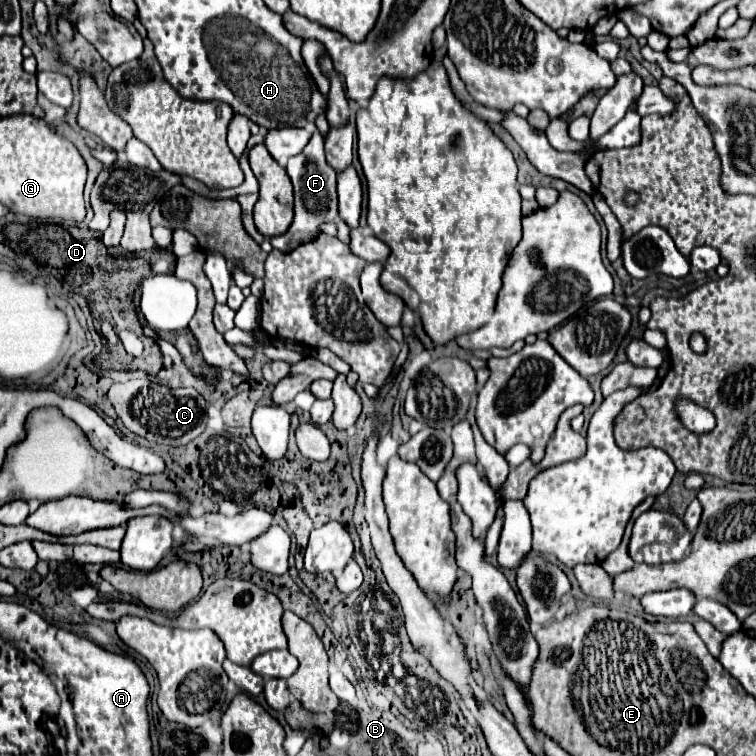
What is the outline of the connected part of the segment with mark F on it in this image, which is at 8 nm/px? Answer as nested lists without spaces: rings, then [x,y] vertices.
[[[318,130],[314,132],[312,142],[302,150],[302,154],[298,154],[298,156],[288,160],[286,172],[288,172],[292,184],[294,184],[294,196],[296,196],[296,202],[294,202],[294,222],[288,228],[286,234],[270,238],[270,244],[276,250],[282,250],[282,252],[290,252],[290,250],[294,250],[300,244],[314,240],[318,236],[322,224],[334,222],[338,218],[336,172],[326,164],[324,142],[322,142],[322,136],[318,134]]]

